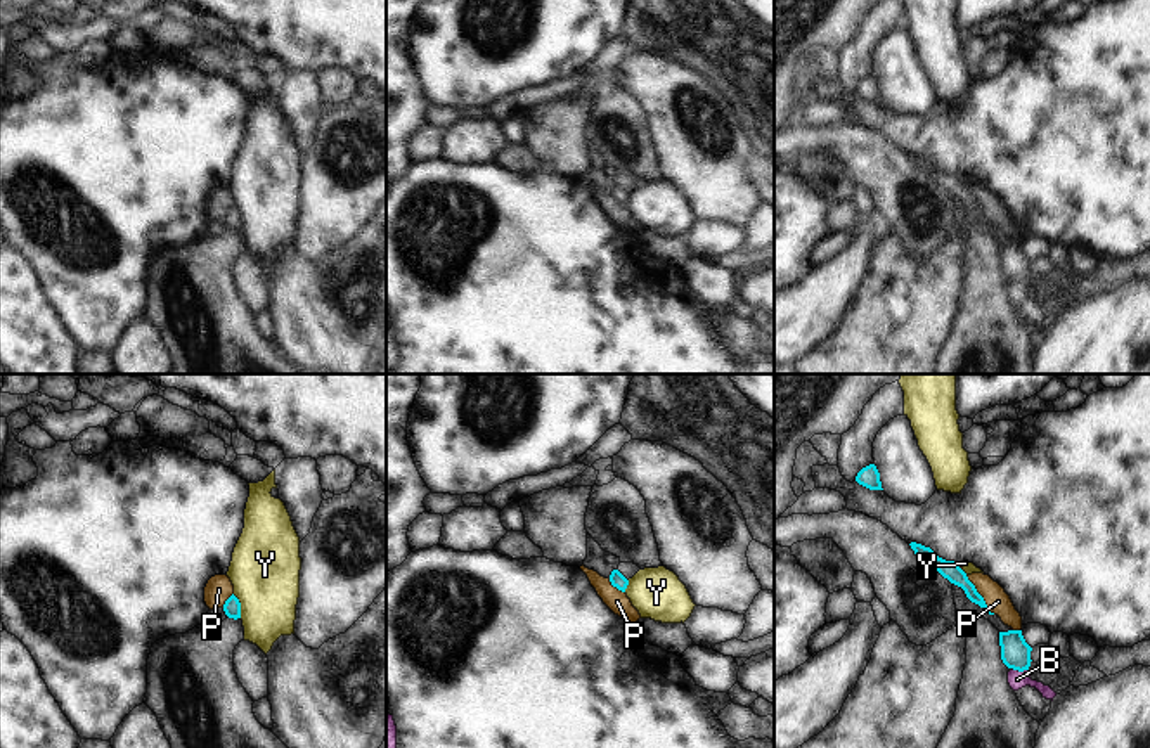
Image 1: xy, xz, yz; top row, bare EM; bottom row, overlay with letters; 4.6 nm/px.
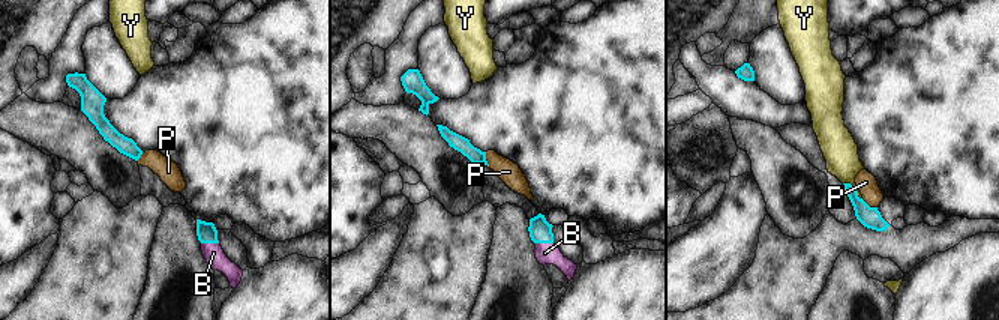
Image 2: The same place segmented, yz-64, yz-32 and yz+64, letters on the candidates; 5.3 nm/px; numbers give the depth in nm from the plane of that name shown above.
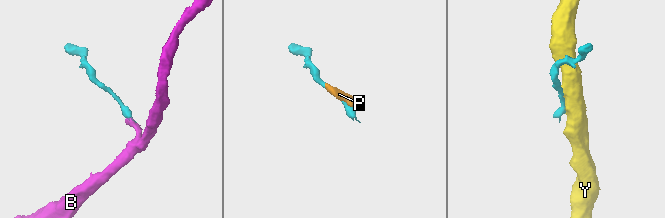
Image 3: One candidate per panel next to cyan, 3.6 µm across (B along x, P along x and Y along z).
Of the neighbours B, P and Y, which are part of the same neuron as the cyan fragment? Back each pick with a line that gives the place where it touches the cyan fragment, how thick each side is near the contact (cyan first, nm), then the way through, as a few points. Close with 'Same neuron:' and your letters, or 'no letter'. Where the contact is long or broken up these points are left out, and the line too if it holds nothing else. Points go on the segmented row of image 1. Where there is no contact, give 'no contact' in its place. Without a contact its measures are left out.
B: contact yz (1020, 670); calibres 140 and 80 nm; way yz (1015, 653), (1020, 670), (1017, 679)
Same neuron: B

